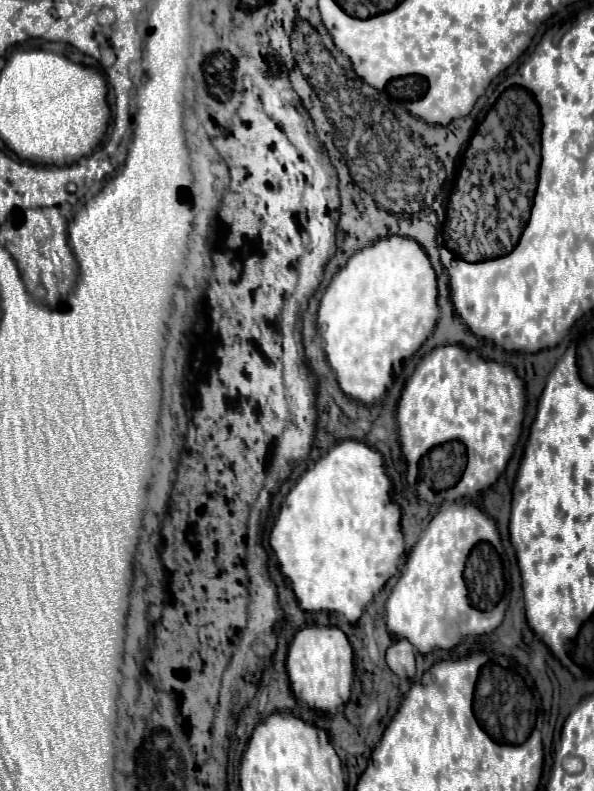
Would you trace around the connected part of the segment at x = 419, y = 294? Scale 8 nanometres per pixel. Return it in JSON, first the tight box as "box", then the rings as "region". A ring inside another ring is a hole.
{"box":[317,235,439,405],"region":[[[393,235],[357,251],[347,265],[333,275],[317,311],[317,331],[325,343],[325,357],[329,367],[335,371],[339,389],[349,399],[363,405],[379,401],[393,383],[397,371],[401,371],[401,363],[427,341],[435,327],[437,315],[439,307],[435,271],[425,251],[415,241]]]}

